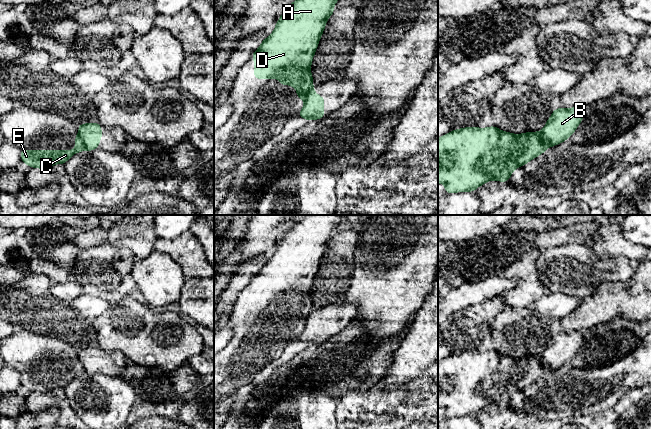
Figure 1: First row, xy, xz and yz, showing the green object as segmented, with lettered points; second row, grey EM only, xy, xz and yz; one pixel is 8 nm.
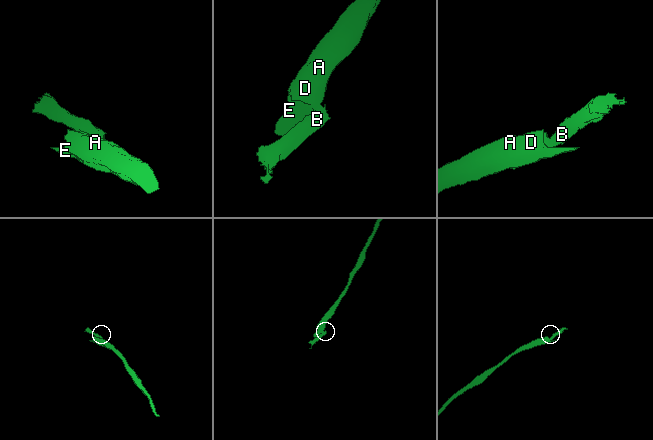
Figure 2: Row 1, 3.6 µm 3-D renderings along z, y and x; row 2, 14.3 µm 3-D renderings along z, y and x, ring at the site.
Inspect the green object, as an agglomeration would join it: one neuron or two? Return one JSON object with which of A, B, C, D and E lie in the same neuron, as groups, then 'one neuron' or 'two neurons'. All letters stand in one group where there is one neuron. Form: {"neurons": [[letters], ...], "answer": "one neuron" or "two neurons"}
{"neurons": [["A", "C", "D", "E"], ["B"]], "answer": "two neurons"}

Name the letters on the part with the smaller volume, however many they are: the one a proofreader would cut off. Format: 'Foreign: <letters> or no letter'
Foreign: B

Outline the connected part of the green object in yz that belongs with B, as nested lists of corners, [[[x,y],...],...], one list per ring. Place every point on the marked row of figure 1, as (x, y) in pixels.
[[[584,108],[554,109],[541,131],[542,138],[550,147],[558,145],[571,137],[583,118]]]

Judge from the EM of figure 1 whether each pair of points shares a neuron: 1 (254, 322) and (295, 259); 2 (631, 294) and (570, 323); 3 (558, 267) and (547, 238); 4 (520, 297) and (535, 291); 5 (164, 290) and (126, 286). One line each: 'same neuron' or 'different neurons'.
1: same neuron
2: same neuron
3: different neurons
4: same neuron
5: different neurons

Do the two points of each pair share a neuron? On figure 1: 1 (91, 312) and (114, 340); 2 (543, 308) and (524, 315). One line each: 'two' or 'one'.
1: two
2: two

